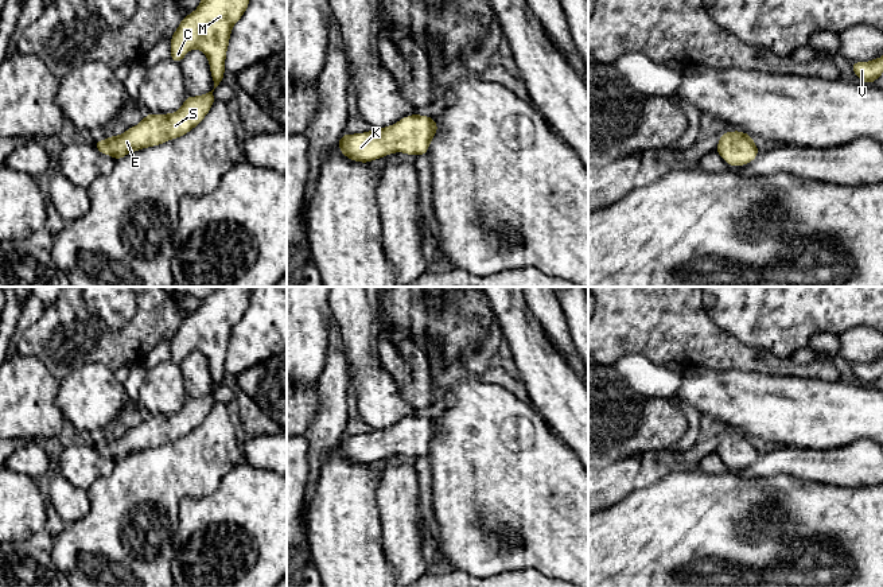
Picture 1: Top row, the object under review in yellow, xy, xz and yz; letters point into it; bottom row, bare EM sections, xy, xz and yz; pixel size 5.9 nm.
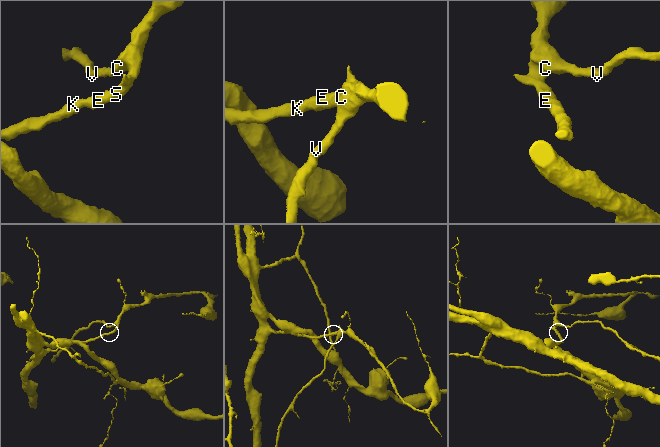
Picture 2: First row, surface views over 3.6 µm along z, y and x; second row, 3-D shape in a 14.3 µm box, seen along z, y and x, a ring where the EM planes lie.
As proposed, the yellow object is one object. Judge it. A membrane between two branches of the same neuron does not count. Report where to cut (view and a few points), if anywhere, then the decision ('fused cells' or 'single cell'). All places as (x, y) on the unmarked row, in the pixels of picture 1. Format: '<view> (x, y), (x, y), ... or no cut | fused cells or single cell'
no cut | single cell

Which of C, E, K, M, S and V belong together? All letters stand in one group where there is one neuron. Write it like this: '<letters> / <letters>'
C E K M S V

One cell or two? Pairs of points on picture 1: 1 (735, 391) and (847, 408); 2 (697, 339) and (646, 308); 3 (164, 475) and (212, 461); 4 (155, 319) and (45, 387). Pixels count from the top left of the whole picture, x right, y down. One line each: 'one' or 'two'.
1: one
2: one
3: one
4: two

